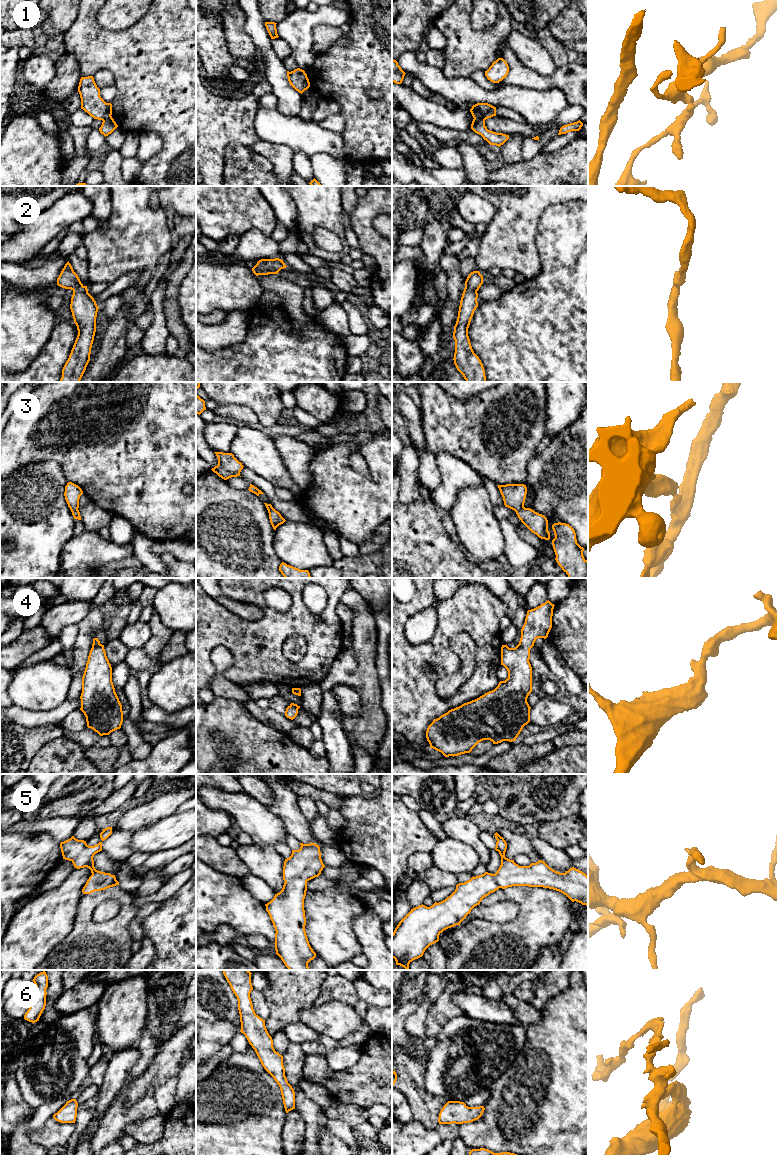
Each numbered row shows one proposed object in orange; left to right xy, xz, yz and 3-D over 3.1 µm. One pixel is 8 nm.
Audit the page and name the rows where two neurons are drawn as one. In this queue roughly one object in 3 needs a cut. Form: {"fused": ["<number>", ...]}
{"fused": ["1", "3"]}

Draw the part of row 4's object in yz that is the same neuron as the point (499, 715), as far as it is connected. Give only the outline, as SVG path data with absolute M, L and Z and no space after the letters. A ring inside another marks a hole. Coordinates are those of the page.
M548 600L527 611L519 644L515 648L509 648L507 645L501 647L501 665L507 669L508 678L505 681L500 681L494 690L434 719L426 731L430 748L441 752L445 757L454 757L470 753L483 740L490 740L493 744L516 740L523 727L530 722L531 707L527 702L527 698L532 692L530 649L538 638L546 639L548 637L552 628L554 606Z

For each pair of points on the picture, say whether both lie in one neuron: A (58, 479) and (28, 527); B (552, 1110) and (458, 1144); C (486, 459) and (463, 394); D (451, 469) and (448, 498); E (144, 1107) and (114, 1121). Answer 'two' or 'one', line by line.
A: one
B: two
C: two
D: one
E: one

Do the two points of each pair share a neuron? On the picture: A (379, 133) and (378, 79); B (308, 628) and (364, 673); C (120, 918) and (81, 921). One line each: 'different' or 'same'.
A: same
B: different
C: same

